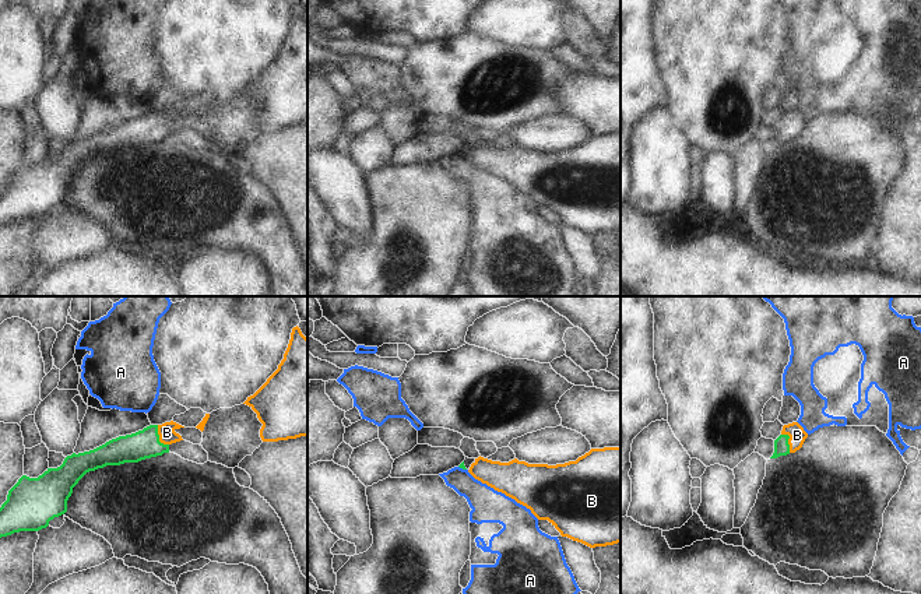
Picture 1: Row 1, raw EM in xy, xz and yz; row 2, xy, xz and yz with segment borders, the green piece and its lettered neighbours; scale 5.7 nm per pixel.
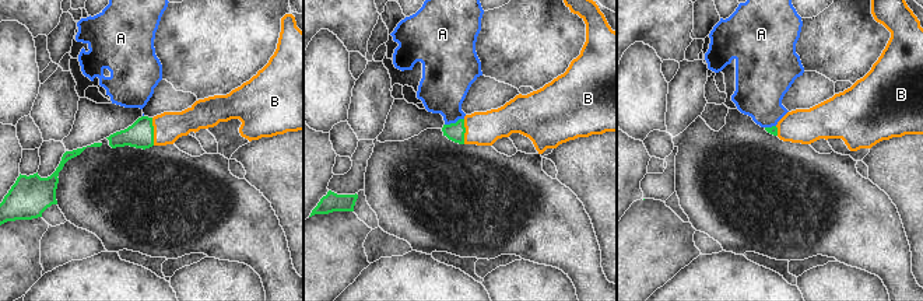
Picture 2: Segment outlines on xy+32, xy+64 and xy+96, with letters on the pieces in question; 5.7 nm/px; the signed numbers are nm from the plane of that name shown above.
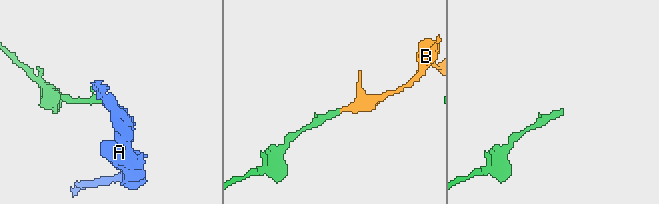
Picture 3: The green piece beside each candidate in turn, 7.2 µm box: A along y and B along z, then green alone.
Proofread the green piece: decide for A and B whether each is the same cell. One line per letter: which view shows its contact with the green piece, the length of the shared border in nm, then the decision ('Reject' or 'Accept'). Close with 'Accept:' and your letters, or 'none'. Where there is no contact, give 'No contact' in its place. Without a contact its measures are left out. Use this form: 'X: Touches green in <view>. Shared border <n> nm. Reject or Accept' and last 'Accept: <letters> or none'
A: Touches green in xz. Shared border 50 nm. Reject
B: Touches green in xy. Shared border 140 nm. Accept
Accept: B

